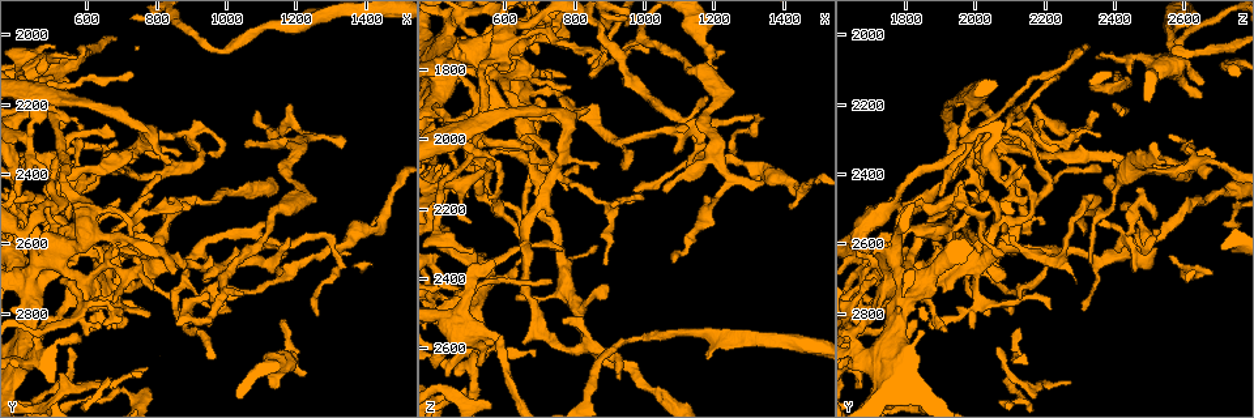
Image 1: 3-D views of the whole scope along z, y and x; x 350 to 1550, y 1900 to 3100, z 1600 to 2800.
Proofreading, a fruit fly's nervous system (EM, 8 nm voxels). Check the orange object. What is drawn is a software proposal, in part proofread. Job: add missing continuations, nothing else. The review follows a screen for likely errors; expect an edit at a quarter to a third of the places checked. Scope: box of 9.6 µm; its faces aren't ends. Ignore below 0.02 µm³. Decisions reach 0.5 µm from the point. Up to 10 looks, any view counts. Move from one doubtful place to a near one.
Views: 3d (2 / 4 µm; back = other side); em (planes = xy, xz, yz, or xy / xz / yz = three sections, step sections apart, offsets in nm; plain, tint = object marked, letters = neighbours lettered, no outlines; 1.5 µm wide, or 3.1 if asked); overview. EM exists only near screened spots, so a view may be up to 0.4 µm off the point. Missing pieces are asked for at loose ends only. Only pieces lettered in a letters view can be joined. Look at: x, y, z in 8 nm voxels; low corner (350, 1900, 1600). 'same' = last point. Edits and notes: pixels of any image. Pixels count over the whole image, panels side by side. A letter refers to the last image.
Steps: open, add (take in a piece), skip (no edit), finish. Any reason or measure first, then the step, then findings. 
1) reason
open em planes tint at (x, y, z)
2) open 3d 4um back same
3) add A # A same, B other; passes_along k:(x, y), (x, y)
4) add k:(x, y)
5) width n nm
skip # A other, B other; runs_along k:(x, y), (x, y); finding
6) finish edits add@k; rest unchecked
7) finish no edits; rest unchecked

branch stops here
open 3d 2um at (670, 2290, 2020)

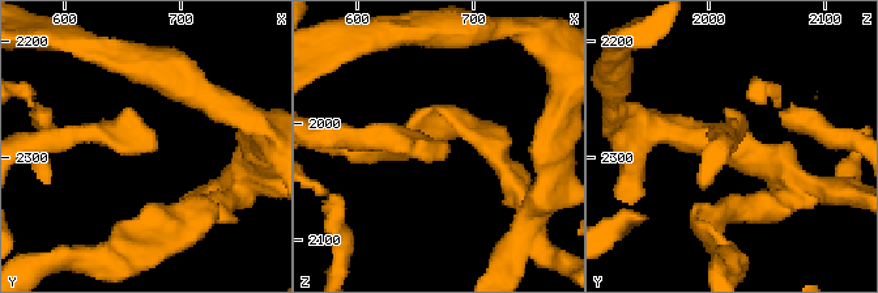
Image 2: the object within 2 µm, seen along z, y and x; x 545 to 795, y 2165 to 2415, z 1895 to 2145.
open em xy step 8 letters at (676, 2292, 2022)

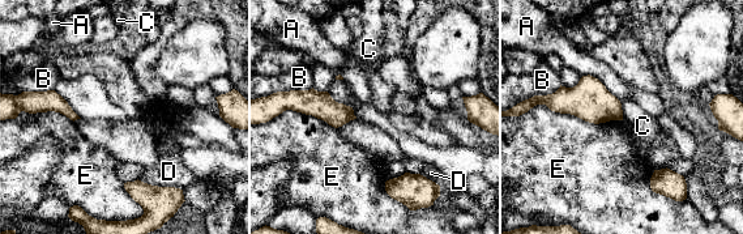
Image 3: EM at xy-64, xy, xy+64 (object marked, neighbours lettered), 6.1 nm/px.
another direction
open em planes letters same

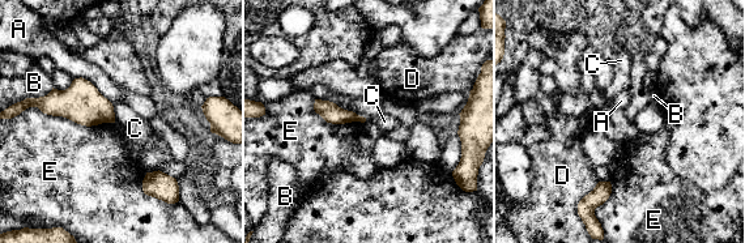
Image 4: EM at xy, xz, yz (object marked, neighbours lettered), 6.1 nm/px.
skip # A other, B other, C other, D other, E other; no lettered piece goes on from it

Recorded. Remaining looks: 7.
free end
open em planes tint at (1170, 2820, 1840)

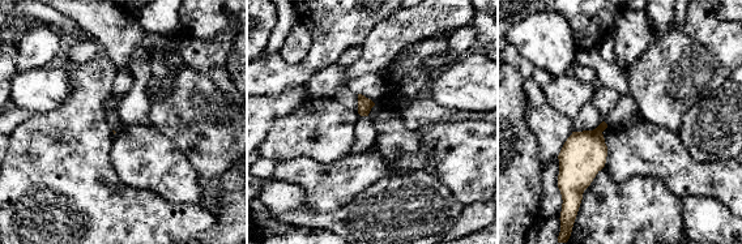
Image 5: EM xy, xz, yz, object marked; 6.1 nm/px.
open em planes letters same

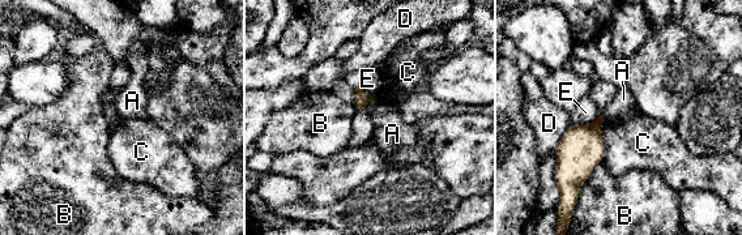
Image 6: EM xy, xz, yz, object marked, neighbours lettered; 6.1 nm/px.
skip # A other, B other, C other, D other, E other; border 6:(372, 98), (365, 109); none of them fits

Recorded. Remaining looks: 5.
free end
open em yz step 4 plain at (930, 2350, 2680)

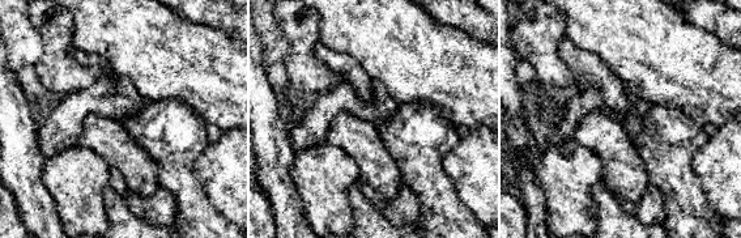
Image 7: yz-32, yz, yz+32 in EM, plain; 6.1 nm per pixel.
see the neighbours
open em yz step 4 letters same

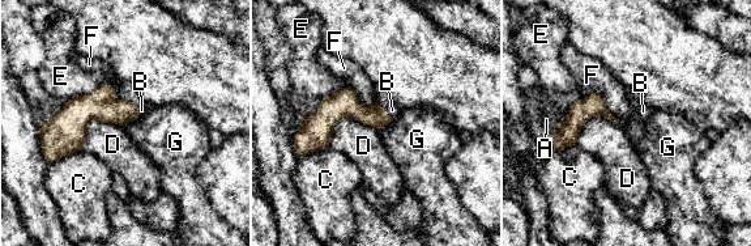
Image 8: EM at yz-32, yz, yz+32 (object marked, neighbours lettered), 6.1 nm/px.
add B # A other, B same, C other, D other, E other, F other, G other; passes_along 8:(348, 105), (387, 114), (392, 110); the cell continues

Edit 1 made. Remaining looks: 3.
open overview

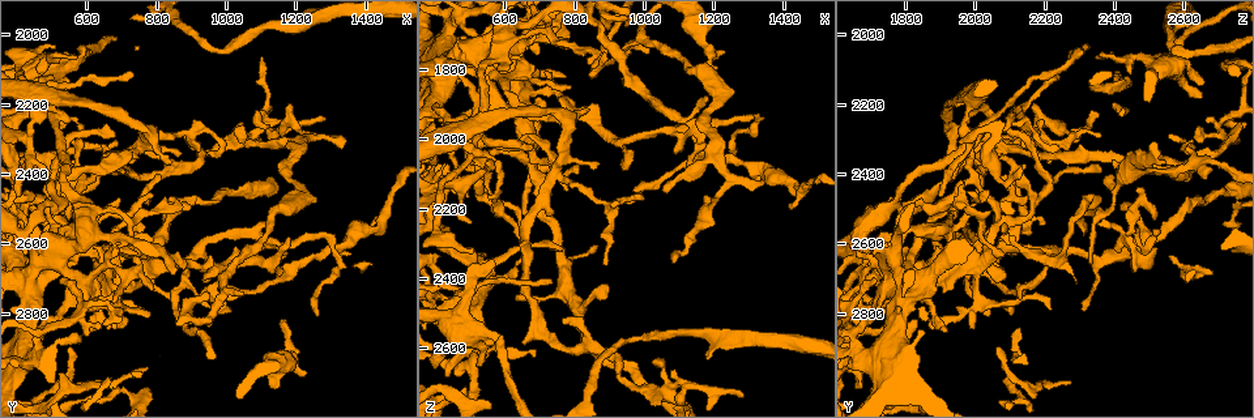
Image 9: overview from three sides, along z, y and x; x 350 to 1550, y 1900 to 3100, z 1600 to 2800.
branch stops here
open em planes letters at (1280, 2240, 2730)

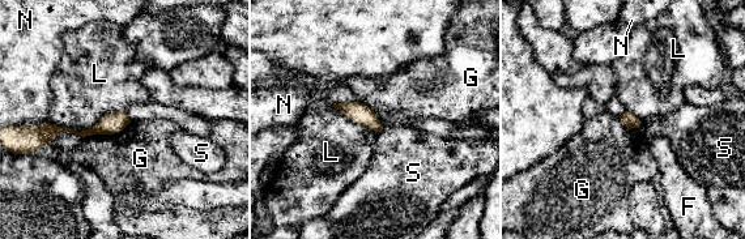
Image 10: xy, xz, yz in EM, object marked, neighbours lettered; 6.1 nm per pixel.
skip # F other, G other, L other, N other, S other; border 10:(131, 122), (118, 132), (82, 137); none of them fits

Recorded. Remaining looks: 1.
finish edits add@8; rest unchecked

